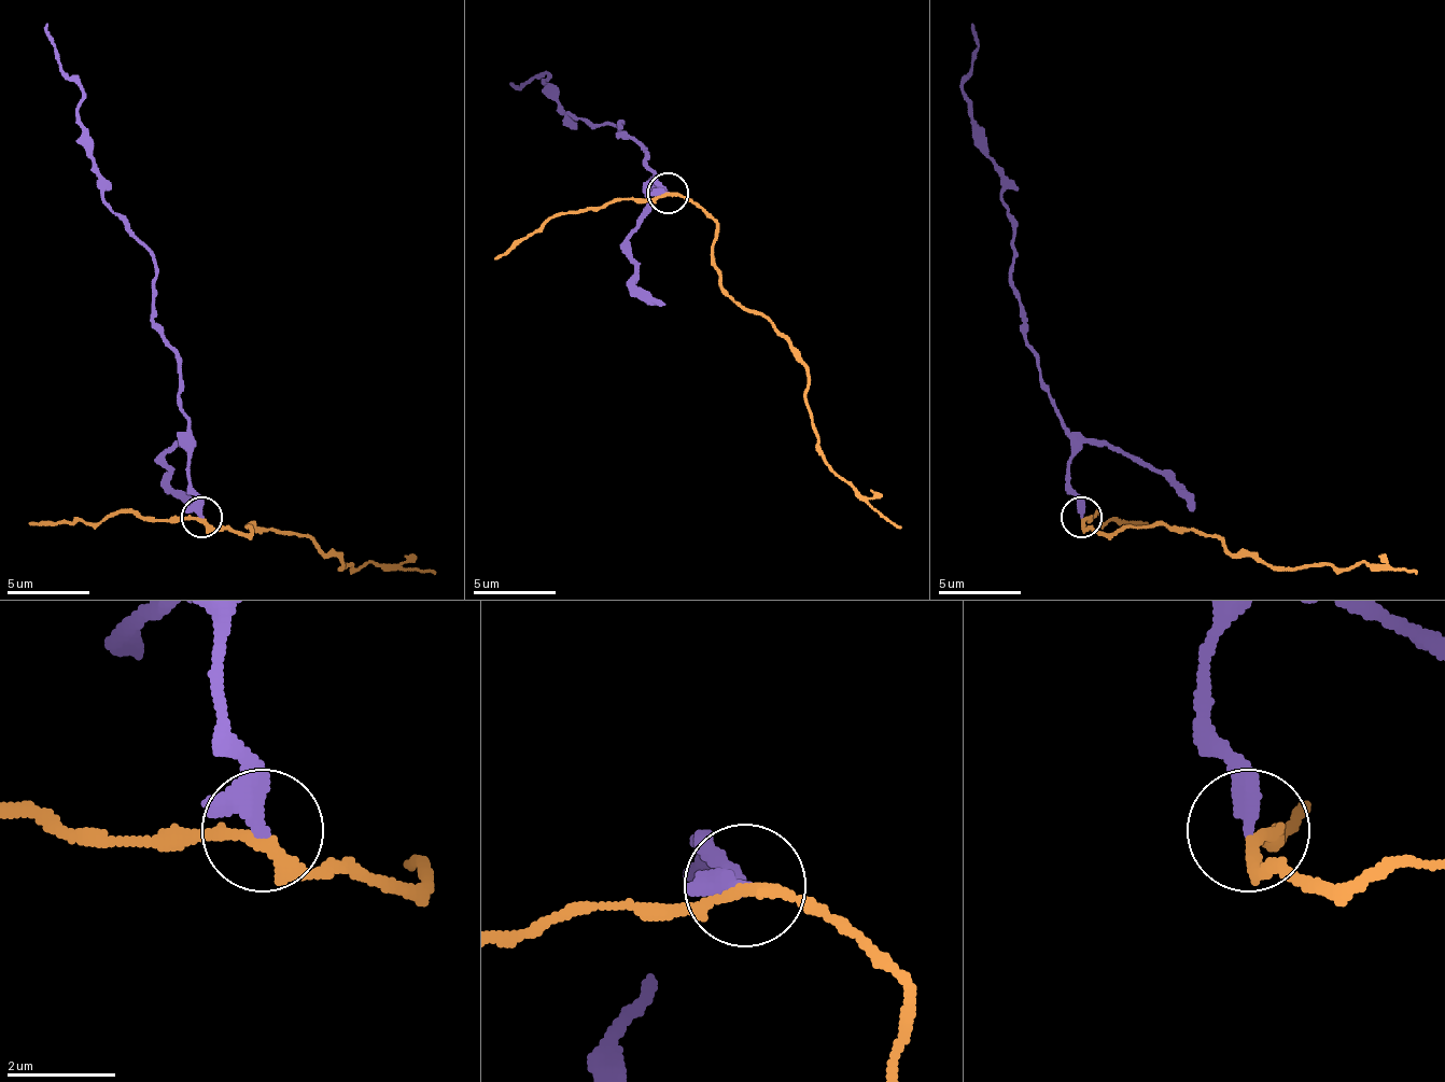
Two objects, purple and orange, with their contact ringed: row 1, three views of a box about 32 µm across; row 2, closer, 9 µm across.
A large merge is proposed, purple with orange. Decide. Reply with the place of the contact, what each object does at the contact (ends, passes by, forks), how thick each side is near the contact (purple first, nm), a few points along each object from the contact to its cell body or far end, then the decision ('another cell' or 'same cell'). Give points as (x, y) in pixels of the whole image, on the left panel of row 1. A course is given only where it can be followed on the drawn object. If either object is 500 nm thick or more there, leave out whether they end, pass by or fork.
place (201, 517); purple ends; orange passes by; calibres 440 and 240 nm; course purple (200, 516), (188, 482), (180, 354), (155, 318), (155, 264), (101, 194), (76, 86), (47, 24); course orange (200, 520), (221, 528), (308, 536), (341, 561), (341, 570), (358, 570), (374, 561), (436, 574); another cell

